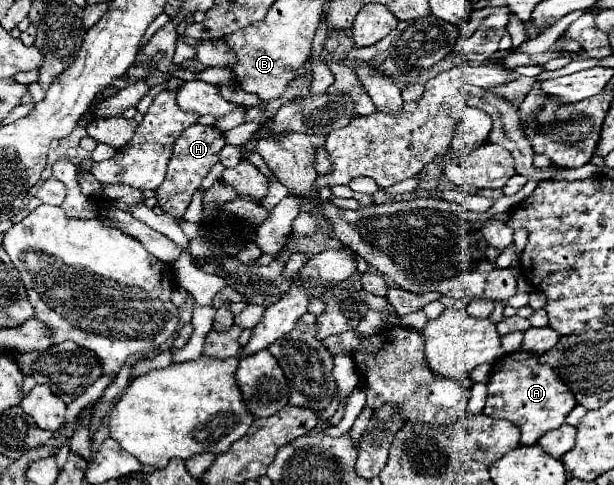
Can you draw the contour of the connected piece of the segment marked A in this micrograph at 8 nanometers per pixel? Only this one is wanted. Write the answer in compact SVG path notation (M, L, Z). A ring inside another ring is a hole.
M517 349L513 353L507 353L505 359L501 359L500 369L493 369L489 377L487 405L483 409L485 415L507 419L513 425L521 429L521 443L523 445L535 445L547 431L559 429L565 423L565 417L573 411L577 405L575 395L567 385L559 379L559 375L549 367L539 363L539 355L531 351ZM507 379L511 379L509 391L503 392Z

